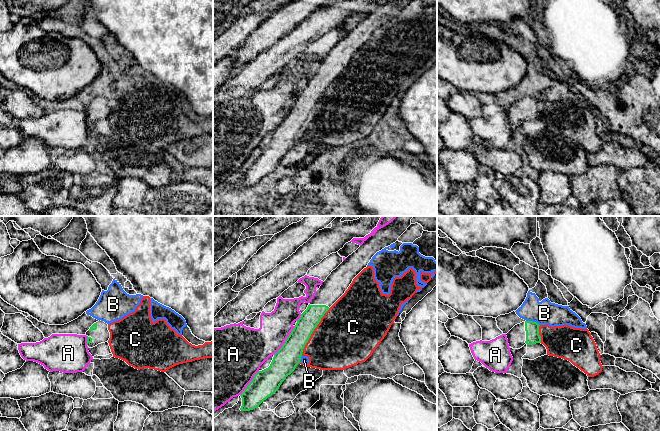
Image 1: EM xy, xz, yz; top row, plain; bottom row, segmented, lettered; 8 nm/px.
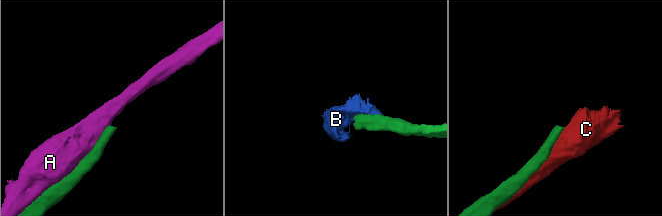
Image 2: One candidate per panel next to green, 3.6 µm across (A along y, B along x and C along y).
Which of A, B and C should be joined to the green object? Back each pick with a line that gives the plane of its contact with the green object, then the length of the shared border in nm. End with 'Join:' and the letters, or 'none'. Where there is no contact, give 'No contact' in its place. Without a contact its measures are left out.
Join: none

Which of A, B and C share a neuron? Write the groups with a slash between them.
A / B C

